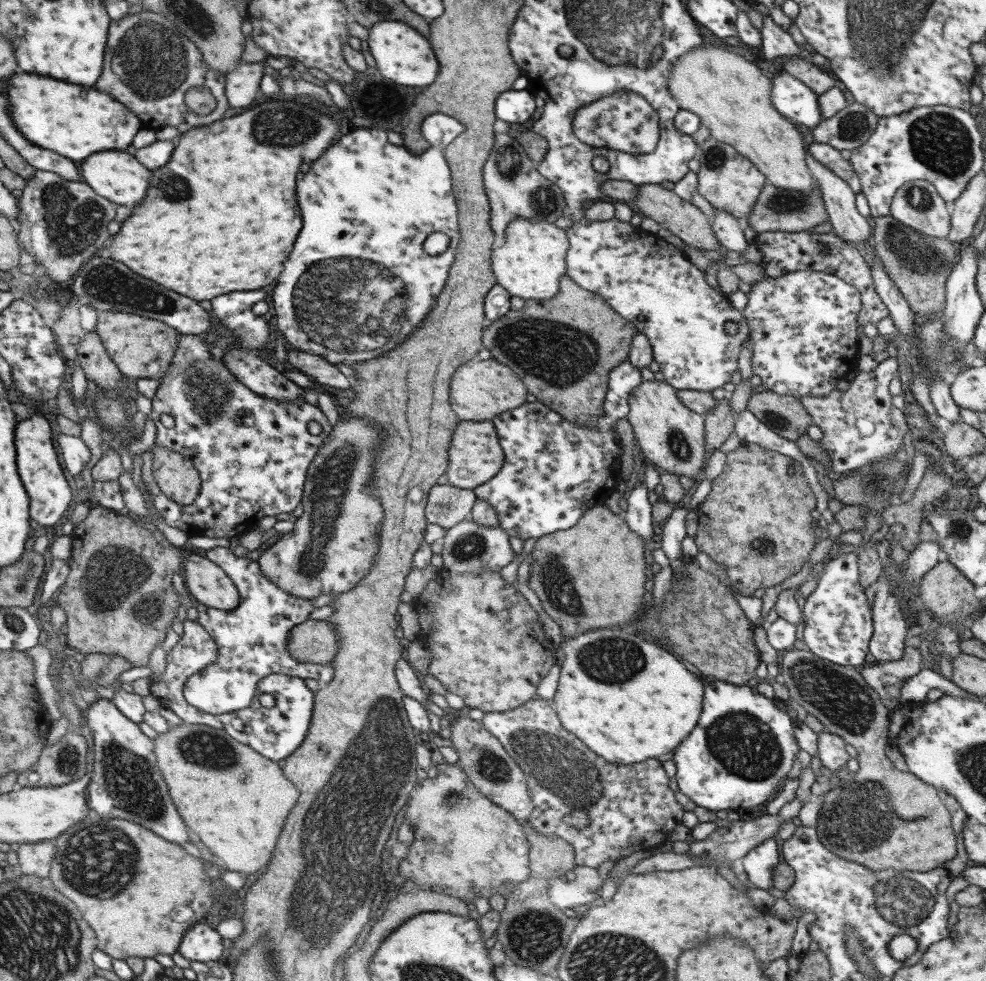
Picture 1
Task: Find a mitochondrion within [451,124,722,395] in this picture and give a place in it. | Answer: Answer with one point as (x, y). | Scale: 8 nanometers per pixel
(576, 354)

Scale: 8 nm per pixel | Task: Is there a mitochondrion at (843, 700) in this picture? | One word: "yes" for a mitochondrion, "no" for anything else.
yes

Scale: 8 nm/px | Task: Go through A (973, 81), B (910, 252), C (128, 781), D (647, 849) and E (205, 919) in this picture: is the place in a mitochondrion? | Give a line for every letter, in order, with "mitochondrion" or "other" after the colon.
A: other
B: mitochondrion
C: mitochondrion
D: other
E: other

